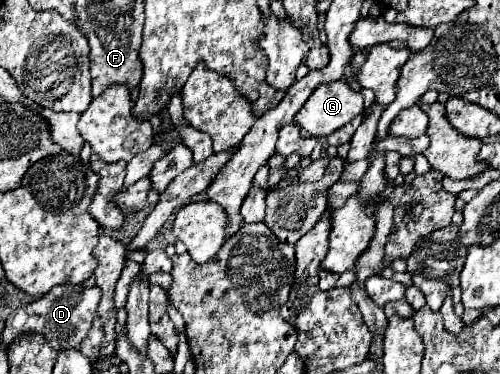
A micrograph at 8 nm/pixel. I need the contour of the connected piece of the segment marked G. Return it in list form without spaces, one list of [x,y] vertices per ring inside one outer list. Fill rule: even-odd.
[[[346,81],[320,85],[296,113],[298,125],[316,137],[326,137],[364,113],[362,95]]]

